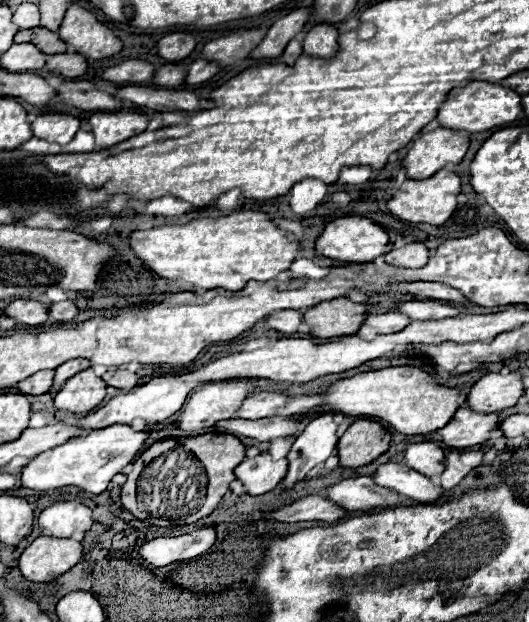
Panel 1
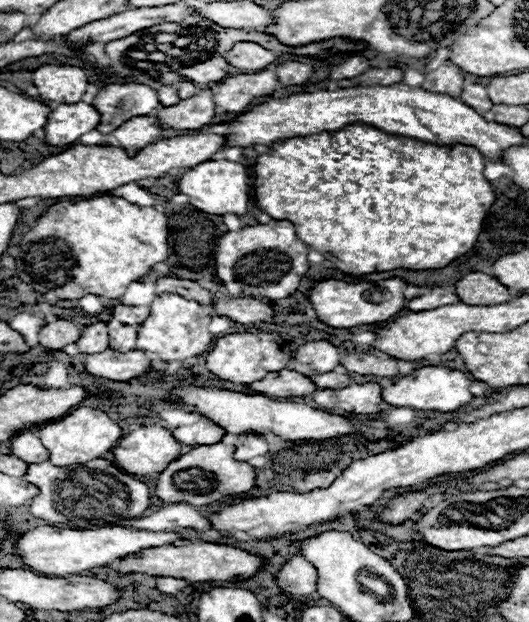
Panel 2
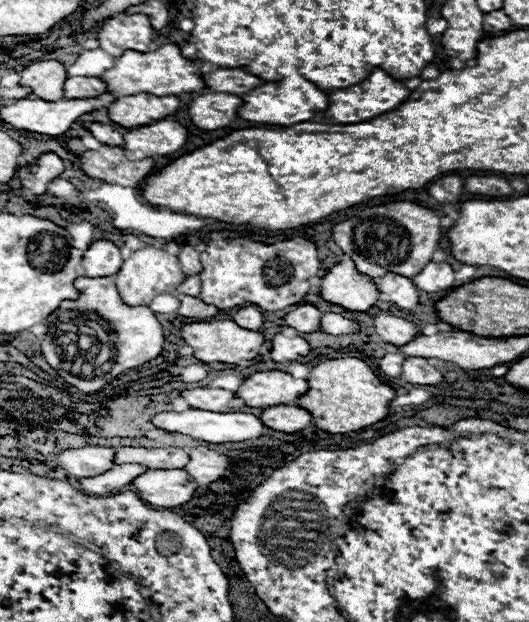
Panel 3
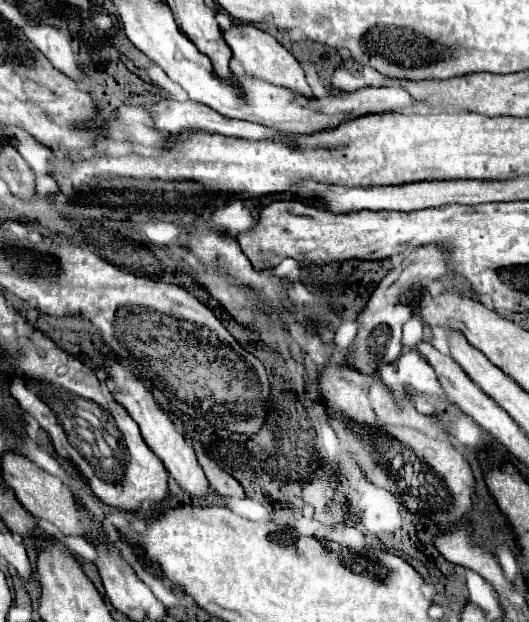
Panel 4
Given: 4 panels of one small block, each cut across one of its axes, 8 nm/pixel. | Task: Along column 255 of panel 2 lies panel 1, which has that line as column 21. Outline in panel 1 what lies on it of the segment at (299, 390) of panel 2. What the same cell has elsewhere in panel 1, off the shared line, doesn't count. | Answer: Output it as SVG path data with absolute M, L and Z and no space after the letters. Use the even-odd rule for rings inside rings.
M40 370L38 374L32 374L30 378L18 382L18 390L24 394L40 396L50 390L52 382L54 382L54 370Z

